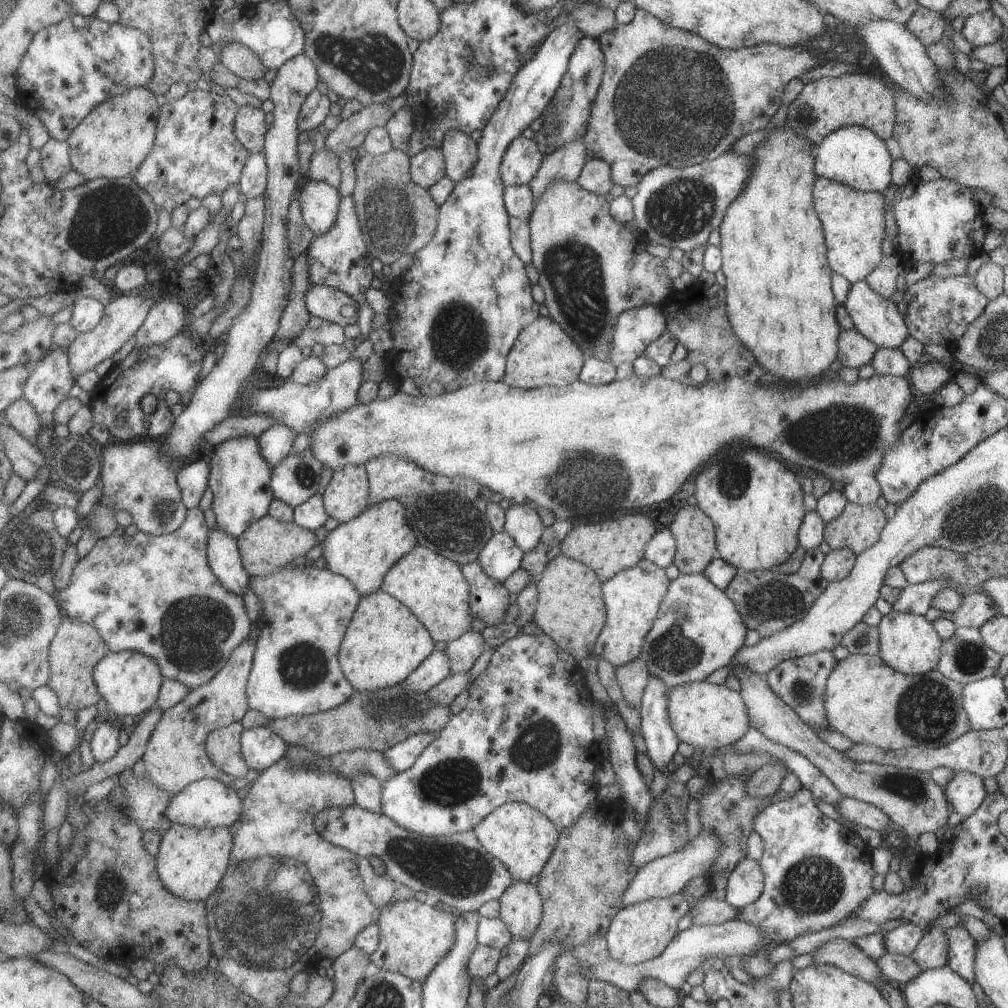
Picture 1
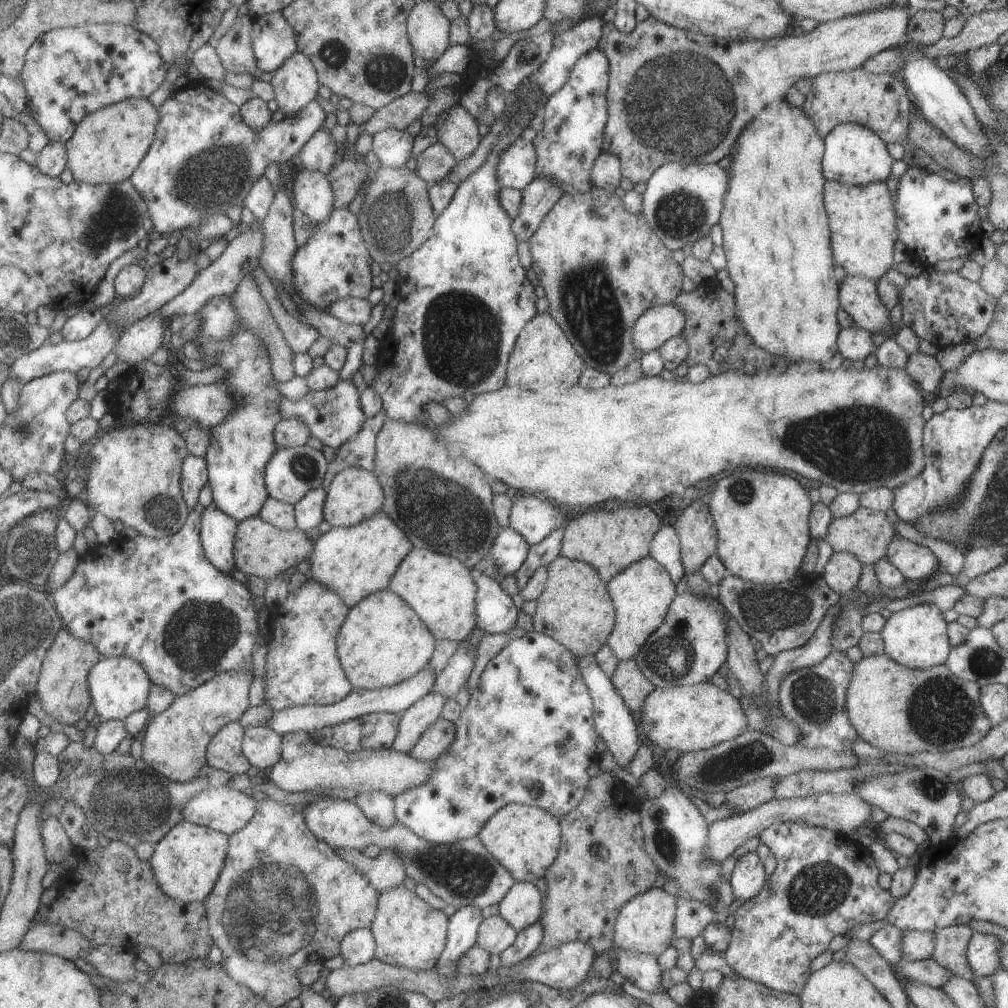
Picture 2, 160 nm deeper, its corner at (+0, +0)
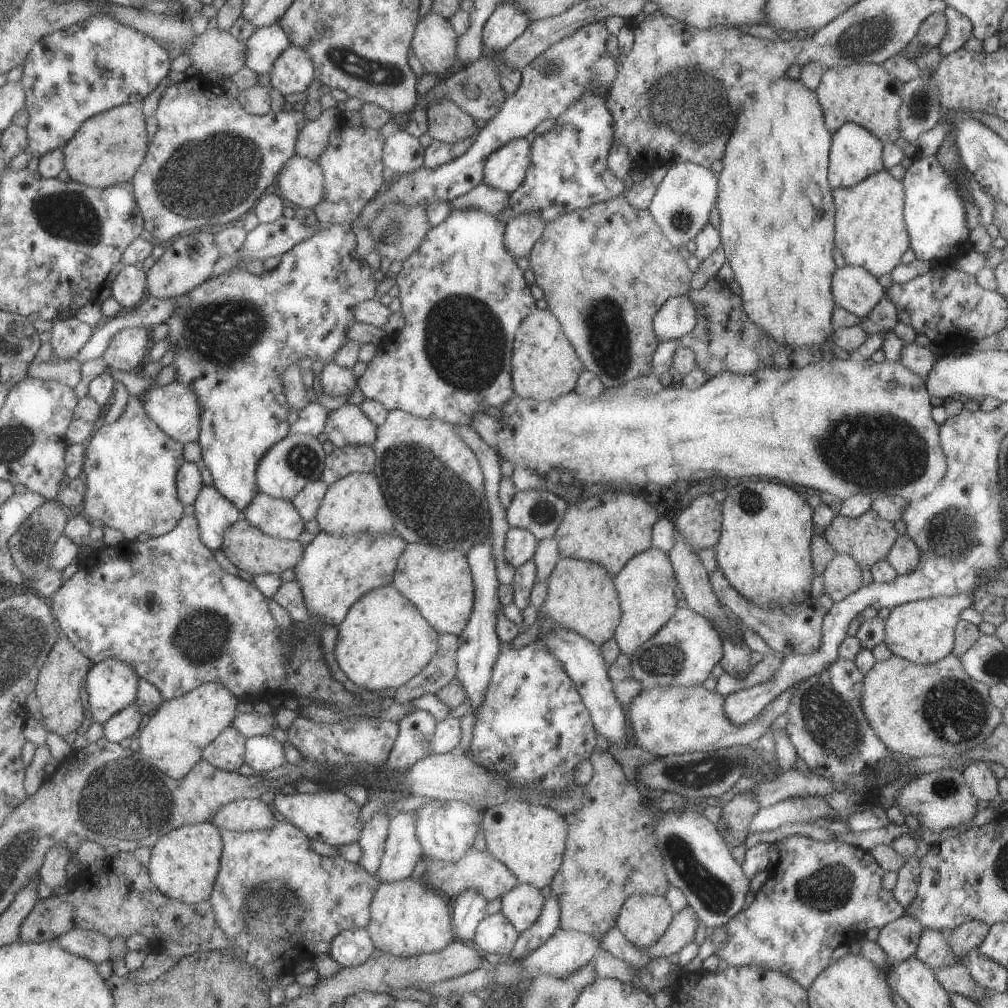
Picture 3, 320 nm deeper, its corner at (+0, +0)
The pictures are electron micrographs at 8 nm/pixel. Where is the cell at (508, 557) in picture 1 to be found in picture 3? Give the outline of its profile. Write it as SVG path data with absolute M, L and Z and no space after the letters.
M509 527L504 540L504 558L515 569L532 558L537 540L529 530Z

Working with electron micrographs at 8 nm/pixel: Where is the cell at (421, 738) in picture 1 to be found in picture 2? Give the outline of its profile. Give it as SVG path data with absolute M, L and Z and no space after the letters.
M438 718L421 733L419 740L408 752L408 755L420 761L437 759L441 753L446 751L454 738L454 724Z

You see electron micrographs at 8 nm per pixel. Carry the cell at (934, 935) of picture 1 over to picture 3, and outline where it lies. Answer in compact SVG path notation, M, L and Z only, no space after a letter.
M978 920L967 921L957 925L946 932L949 948L959 958L968 950L978 948L988 933L988 928L987 924Z

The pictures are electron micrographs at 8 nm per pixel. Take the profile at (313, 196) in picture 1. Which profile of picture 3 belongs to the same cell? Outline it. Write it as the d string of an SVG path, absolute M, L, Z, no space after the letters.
M294 154L285 161L278 176L278 189L286 204L312 209L320 202L324 180L316 161Z

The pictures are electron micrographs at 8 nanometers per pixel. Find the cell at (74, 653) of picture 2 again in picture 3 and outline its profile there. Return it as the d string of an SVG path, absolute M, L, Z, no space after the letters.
M61 635L56 641L57 648L53 648L53 652L48 652L49 664L45 664L45 672L41 672L41 680L37 680L34 692L38 700L41 724L47 732L55 732L62 739L69 732L75 731L85 716L79 688L88 671L87 664L91 664L91 662L69 642L65 635Z

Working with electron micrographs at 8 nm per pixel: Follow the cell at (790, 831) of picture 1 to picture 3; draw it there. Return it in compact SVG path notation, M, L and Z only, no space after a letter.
M799 835L777 843L777 863L749 906L724 924L727 940L714 954L728 966L762 964L781 971L807 990L837 946L863 938L867 928L883 928L906 910L881 886L885 871L870 852L835 839L816 841Z

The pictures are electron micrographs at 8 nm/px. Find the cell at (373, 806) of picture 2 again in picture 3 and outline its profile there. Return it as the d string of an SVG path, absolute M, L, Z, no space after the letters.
M375 813L361 830L356 840L360 846L361 856L356 862L366 874L375 877L380 865L380 858L384 851L384 842L388 833L388 820L385 813Z

